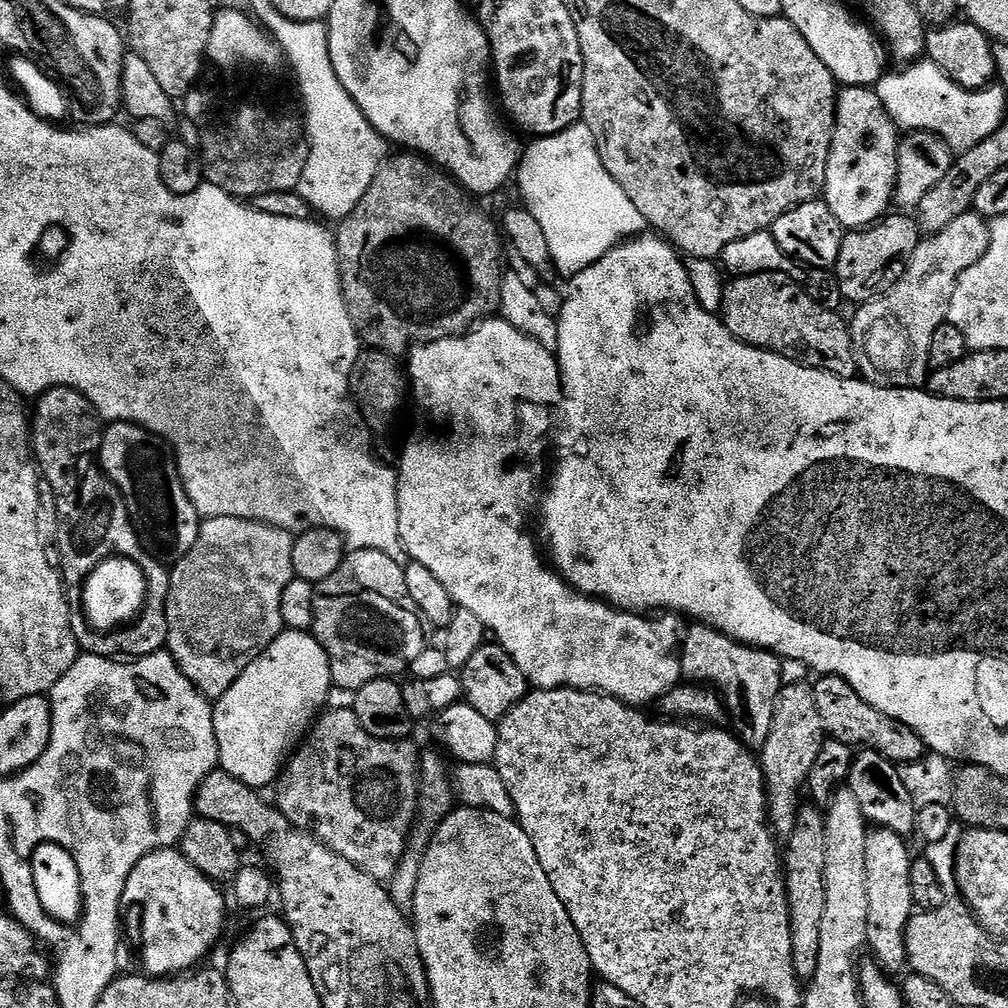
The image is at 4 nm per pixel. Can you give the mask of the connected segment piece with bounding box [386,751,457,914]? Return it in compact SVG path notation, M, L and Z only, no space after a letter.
M425 751L421 755L420 793L416 803L416 820L412 824L412 831L408 833L408 848L398 862L398 870L394 870L394 874L386 881L394 906L398 906L398 910L405 914L411 913L414 906L414 894L418 890L418 874L422 874L422 862L432 836L444 818L453 812L454 805L457 803L456 793L452 791L449 761L439 751L436 752Z

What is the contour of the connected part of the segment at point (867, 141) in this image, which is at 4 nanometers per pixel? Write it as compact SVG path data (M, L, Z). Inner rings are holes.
M844 86L839 89L836 128L832 131L822 199L845 230L866 228L893 207L898 147L896 132L898 125L890 118L886 106L882 106L882 98L878 98L871 87Z

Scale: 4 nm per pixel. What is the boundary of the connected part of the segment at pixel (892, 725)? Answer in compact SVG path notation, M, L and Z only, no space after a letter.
M827 674L819 677L812 693L818 706L818 714L822 714L822 726L831 739L848 744L853 750L867 750L882 754L894 765L918 762L926 755L924 740L910 726L882 714L882 710L874 710L870 702L866 702L840 676Z

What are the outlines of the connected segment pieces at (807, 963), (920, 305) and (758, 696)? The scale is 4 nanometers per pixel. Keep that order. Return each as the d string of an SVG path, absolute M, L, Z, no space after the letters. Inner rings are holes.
M816 806L801 807L798 818L794 822L794 834L786 838L788 845L782 848L782 867L784 885L788 891L788 909L790 910L790 954L794 962L796 977L801 982L814 978L814 970L818 970L818 949L822 931L822 917L826 910L826 826L825 813Z
M975 210L963 212L941 232L921 239L908 260L907 270L891 290L855 309L856 317L850 320L852 343L872 367L866 373L871 383L894 388L920 388L927 381L934 330L946 323L958 278L986 254L991 233L985 217Z
M693 623L682 636L680 670L683 679L722 689L728 711L737 720L735 735L750 750L763 748L770 734L774 706L782 687L780 664L782 665L781 657L776 653L769 652L766 648L753 648L751 644L740 644L706 624Z

